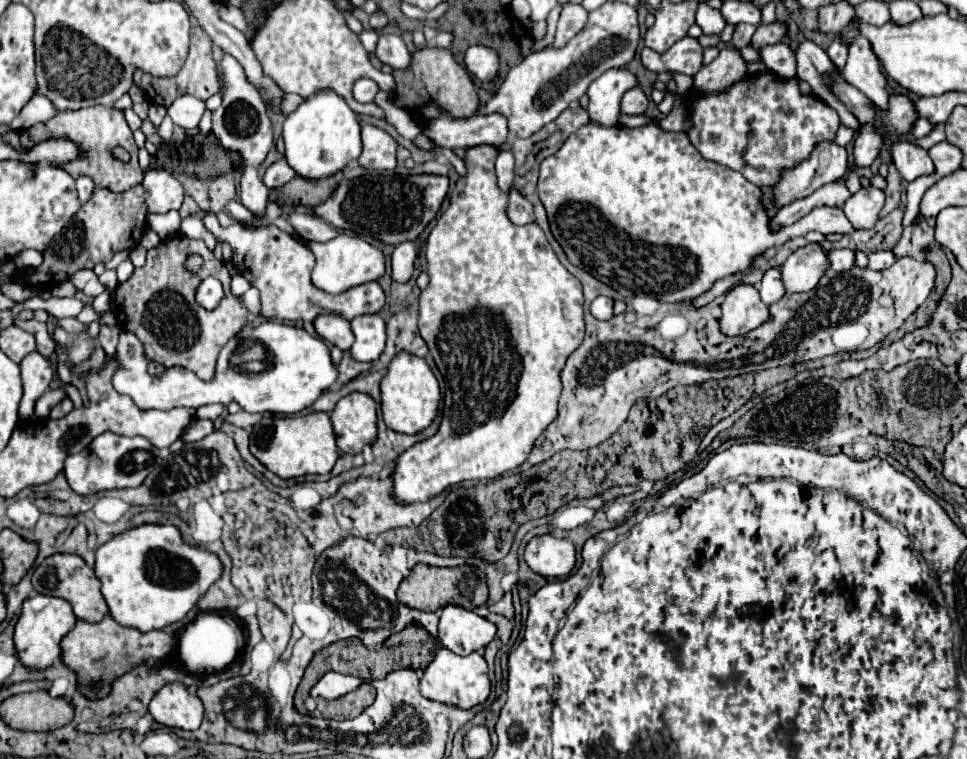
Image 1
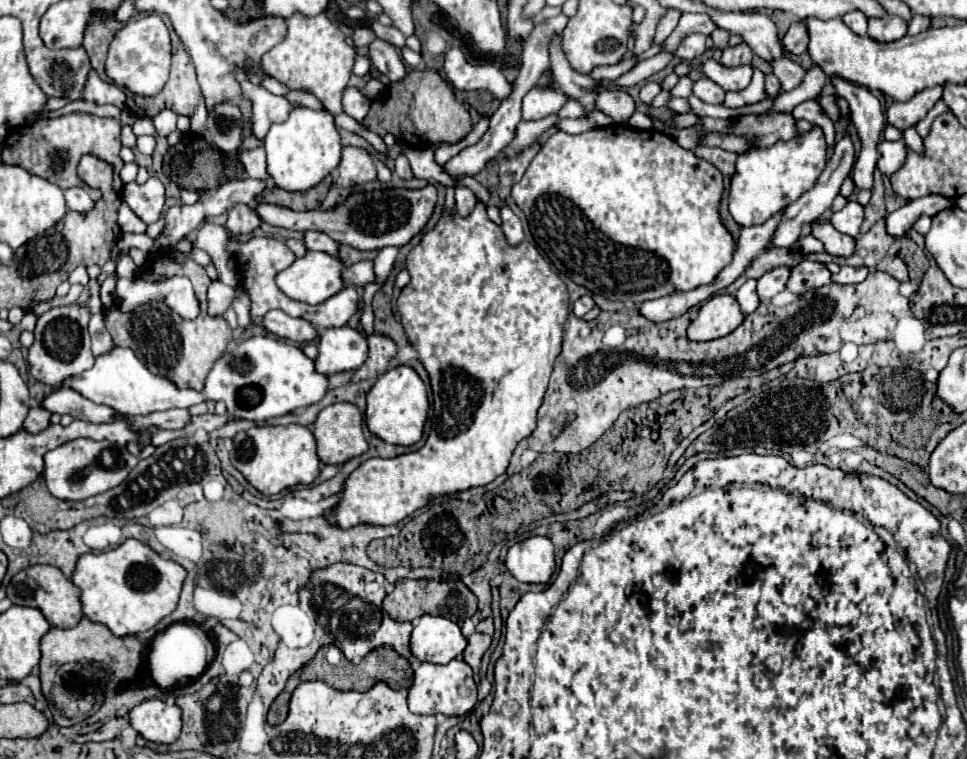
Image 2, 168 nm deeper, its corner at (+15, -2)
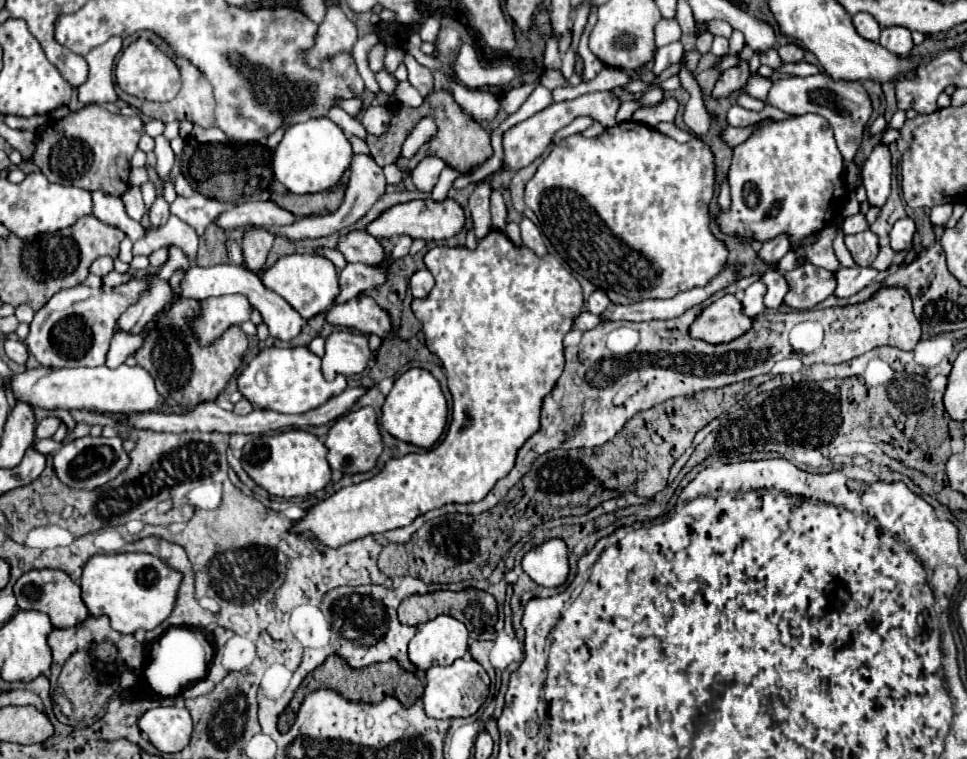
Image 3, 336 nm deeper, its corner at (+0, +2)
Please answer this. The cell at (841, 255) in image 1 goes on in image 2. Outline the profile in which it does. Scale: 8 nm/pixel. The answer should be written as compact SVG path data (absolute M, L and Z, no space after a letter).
M805 259L799 265L791 267L791 277L789 277L787 289L793 295L803 295L805 291L809 291L813 287L823 287L829 283L831 283L831 273L827 271L827 267L817 261Z

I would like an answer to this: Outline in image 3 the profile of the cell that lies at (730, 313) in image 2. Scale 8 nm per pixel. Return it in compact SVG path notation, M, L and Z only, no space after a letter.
M724 295L710 307L704 307L692 323L690 335L706 343L726 343L752 327L752 319L742 313L742 301L736 295Z

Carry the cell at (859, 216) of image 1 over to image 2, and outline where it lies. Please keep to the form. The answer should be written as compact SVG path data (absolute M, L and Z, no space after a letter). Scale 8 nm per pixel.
M851 199L841 211L831 215L831 225L837 231L841 231L845 235L851 235L851 237L859 235L861 223L863 223L863 207L855 199Z

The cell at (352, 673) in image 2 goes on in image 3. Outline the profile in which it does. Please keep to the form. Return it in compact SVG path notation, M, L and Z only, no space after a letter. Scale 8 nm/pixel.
M330 655L320 667L312 671L312 677L316 681L316 687L330 687L342 693L350 701L366 701L366 703L378 703L384 699L384 695L396 695L404 705L412 705L418 697L424 693L424 683L410 671L402 669L396 661L386 663L374 663L362 669L354 669L348 665L348 661L340 655Z

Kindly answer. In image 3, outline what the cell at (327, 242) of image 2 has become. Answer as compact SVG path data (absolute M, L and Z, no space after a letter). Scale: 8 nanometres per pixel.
M352 231L348 235L340 235L336 249L344 255L348 263L376 265L384 259L384 249L380 241L366 231Z

